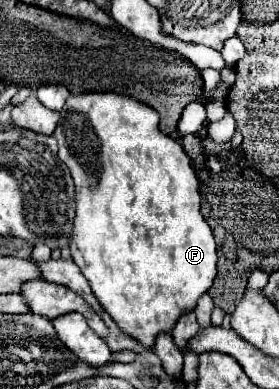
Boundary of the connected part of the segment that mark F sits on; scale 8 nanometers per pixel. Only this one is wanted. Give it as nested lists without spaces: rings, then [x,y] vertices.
[[[87,92],[87,94],[77,94],[69,96],[63,110],[61,110],[61,120],[59,126],[53,134],[59,142],[59,158],[67,164],[75,190],[77,190],[77,214],[75,214],[75,232],[71,240],[71,254],[73,262],[81,268],[83,276],[89,280],[93,294],[101,302],[101,306],[111,314],[111,318],[119,324],[119,328],[133,338],[137,338],[141,344],[147,348],[153,348],[155,336],[159,332],[169,332],[175,326],[175,320],[185,312],[193,310],[199,296],[209,290],[213,284],[213,278],[217,274],[217,252],[215,252],[215,240],[209,224],[205,222],[201,214],[201,196],[199,196],[199,180],[195,176],[195,170],[191,168],[191,160],[181,148],[181,144],[169,136],[165,136],[159,130],[159,114],[151,110],[149,106],[143,106],[143,102],[135,102],[133,98],[127,98],[123,94],[99,94],[99,92]]]

